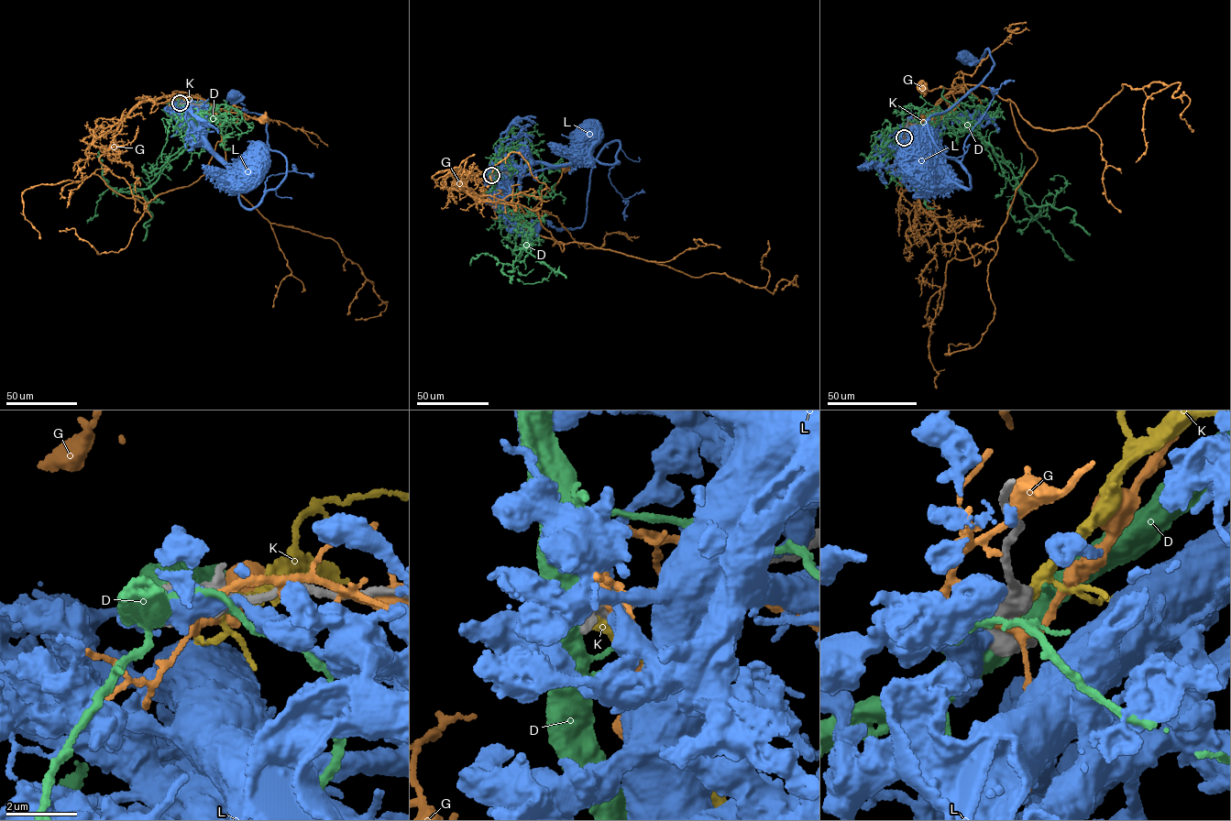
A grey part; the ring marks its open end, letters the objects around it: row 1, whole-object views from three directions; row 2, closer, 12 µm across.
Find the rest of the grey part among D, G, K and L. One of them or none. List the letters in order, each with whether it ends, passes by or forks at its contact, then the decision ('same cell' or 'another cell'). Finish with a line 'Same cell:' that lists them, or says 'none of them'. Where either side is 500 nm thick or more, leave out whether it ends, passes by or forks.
D: another cell
G: another cell
K: another cell
L: another cell
Same cell: none of them

